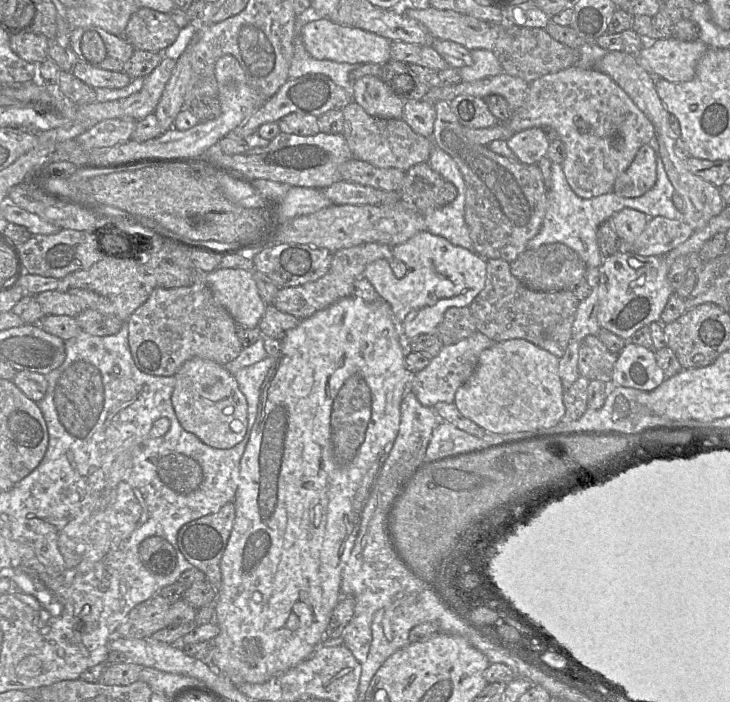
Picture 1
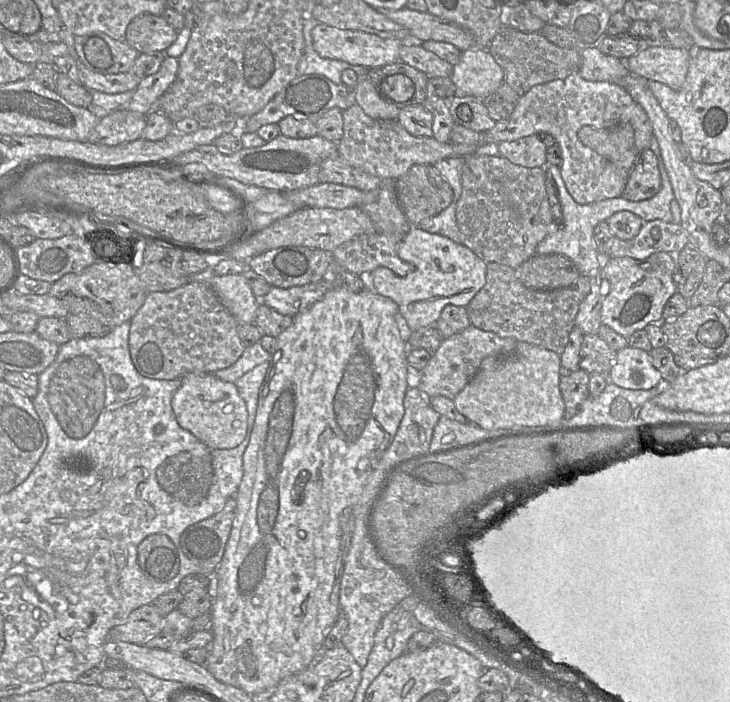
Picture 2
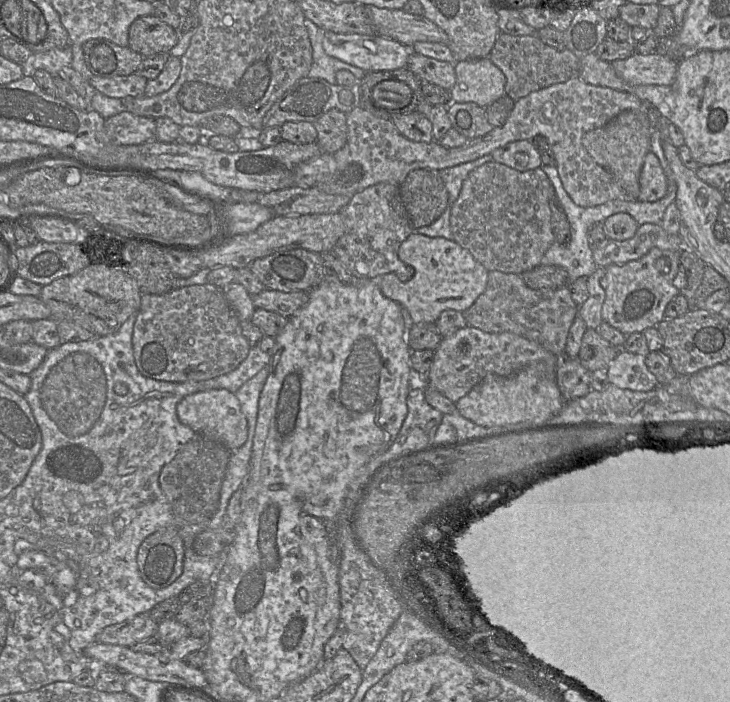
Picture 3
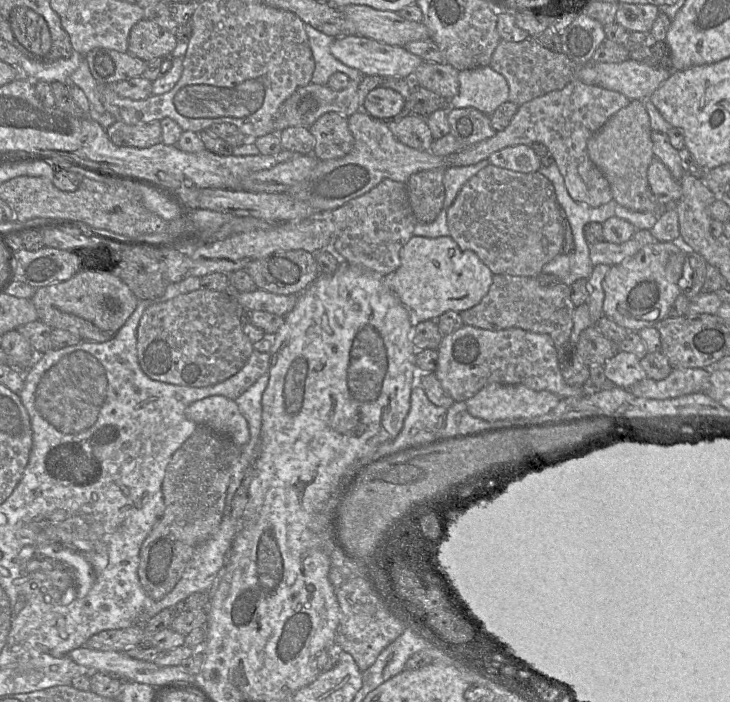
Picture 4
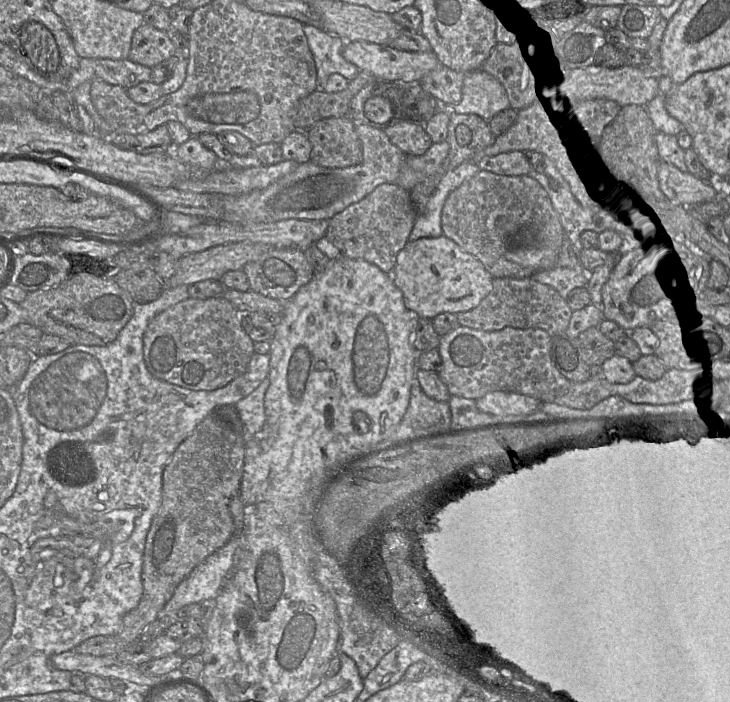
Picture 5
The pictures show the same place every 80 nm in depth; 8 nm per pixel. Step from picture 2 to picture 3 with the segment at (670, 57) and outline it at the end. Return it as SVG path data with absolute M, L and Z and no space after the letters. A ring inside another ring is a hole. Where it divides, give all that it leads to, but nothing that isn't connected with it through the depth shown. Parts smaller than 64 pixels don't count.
M657 53L631 57L611 62L618 77L632 85L664 85L674 83L678 62Z

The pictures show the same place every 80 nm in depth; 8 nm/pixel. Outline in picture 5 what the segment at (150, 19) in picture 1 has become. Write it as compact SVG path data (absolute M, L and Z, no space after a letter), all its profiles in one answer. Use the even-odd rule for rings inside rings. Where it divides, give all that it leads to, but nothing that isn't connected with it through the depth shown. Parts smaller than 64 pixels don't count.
M142 23L133 33L128 59L152 69L174 56L174 52L167 32Z

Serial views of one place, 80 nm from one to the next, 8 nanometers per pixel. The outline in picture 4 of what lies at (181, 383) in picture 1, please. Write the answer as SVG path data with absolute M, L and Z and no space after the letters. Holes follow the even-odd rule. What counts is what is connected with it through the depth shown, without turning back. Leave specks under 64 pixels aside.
M213 395L191 403L185 414L197 425L204 425L230 438L238 447L249 440L249 428L237 403L225 396Z

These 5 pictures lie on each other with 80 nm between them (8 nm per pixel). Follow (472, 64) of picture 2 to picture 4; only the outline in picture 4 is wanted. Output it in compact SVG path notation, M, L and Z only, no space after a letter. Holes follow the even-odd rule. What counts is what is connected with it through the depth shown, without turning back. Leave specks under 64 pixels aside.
M490 66L459 71L459 92L449 100L451 108L473 107L491 115L501 104L509 101L509 85L506 79Z

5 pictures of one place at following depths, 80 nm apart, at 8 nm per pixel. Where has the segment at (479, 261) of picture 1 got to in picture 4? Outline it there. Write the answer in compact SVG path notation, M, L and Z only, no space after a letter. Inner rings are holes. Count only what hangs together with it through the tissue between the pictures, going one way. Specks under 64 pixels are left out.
M412 236L400 250L400 262L400 267L396 271L382 277L385 285L407 307L414 321L436 321L449 310L460 313L474 307L489 291L494 275L474 251L462 249L450 236Z

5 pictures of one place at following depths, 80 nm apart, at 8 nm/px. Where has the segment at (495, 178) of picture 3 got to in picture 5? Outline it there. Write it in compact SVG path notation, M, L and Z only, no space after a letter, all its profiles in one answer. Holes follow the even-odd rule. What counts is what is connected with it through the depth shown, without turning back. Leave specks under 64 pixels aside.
M479 170L448 195L442 211L441 225L443 234L455 241L463 250L476 256L494 278L524 278L531 277L535 273L533 269L525 268L506 257L510 241L526 240L530 243L533 235L538 232L540 244L557 253L564 241L564 229L548 192L530 174L502 175Z

